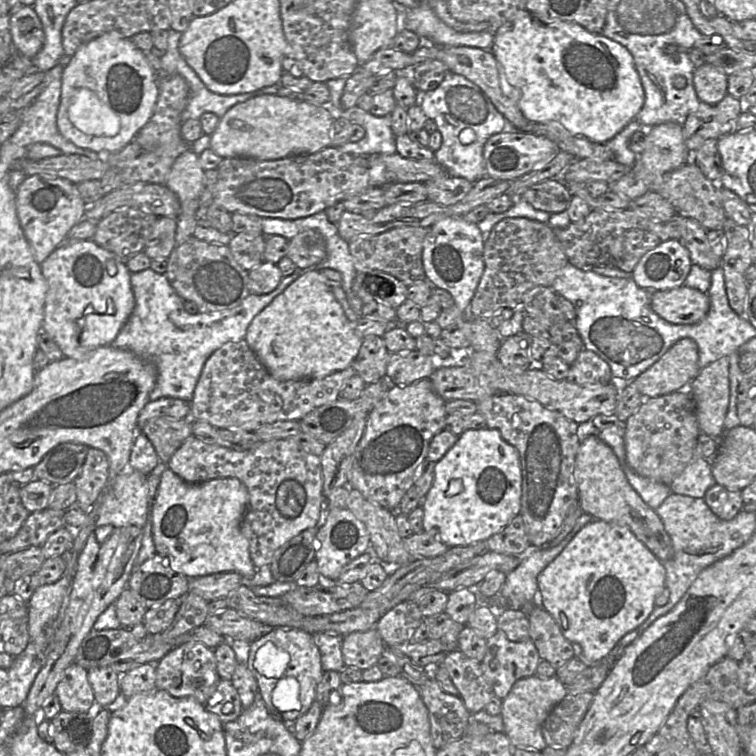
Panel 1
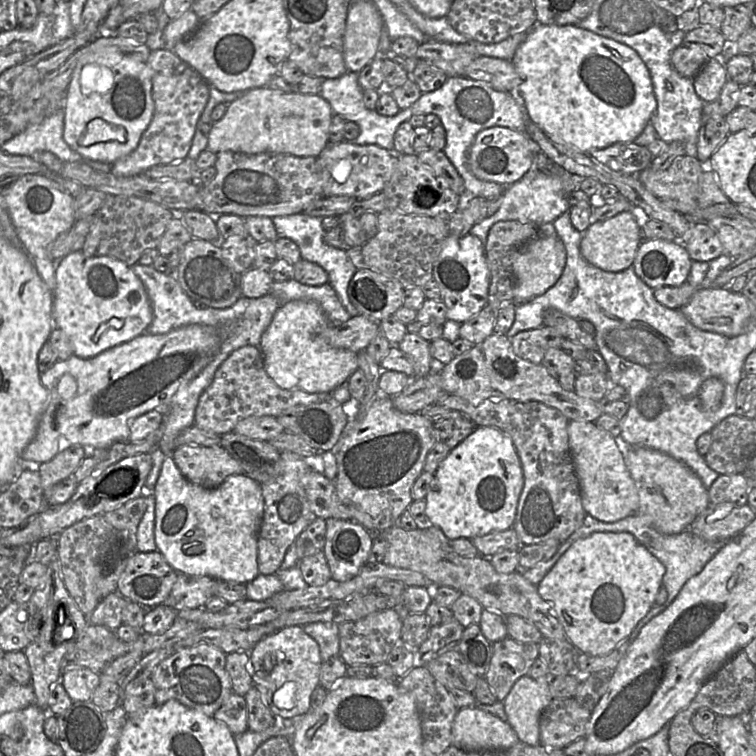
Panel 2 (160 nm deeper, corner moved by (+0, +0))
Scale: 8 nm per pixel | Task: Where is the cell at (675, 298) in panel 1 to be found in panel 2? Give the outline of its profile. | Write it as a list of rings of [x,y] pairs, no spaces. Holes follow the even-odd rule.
[[[699,287],[680,311],[698,329],[727,337],[743,334],[747,324],[755,318],[754,306],[742,293],[733,292],[730,288]]]

